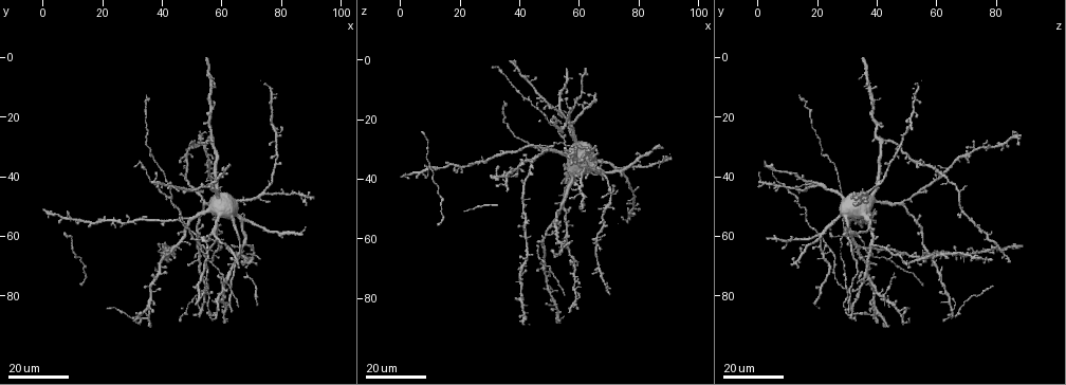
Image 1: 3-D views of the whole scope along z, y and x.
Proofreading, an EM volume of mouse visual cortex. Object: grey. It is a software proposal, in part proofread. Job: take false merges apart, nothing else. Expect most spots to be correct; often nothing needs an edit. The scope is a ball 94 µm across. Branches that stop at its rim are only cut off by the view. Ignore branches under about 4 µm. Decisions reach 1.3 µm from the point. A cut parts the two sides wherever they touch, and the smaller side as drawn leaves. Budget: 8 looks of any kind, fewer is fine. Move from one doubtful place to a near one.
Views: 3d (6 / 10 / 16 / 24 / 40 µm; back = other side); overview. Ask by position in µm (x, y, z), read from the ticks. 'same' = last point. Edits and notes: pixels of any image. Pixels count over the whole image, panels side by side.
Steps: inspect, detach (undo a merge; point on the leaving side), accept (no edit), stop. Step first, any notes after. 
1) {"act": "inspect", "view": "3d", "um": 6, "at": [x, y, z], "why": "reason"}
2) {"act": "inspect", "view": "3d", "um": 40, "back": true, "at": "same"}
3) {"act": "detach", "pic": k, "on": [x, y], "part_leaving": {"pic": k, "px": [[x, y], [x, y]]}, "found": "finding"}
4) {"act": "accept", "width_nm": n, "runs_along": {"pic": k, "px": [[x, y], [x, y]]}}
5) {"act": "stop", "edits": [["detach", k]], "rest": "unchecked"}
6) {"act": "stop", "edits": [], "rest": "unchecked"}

{"act": "inspect", "view": "3d", "um": 24, "at": [53, 63, 23], "why": "three-way junction"}

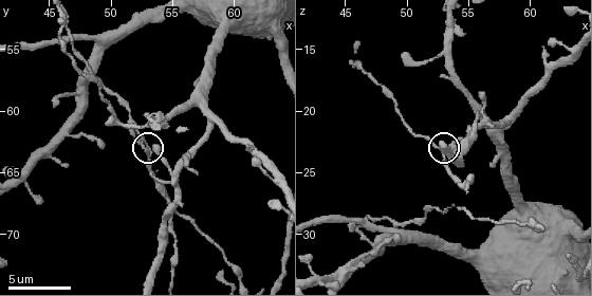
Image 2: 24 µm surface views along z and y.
{"act": "inspect", "view": "3d", "um": 10, "at": [52.8, 63.4, 23.6]}

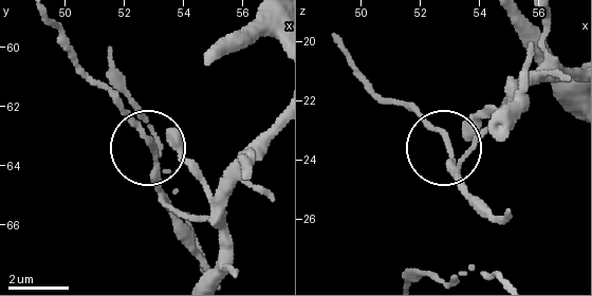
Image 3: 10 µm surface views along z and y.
{"act": "accept", "arms": 3, "found": "all the same cell"}

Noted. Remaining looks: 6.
{"act": "inspect", "view": "3d", "um": 24, "at": [63, 79, 31], "why": "looks like a crossing"}

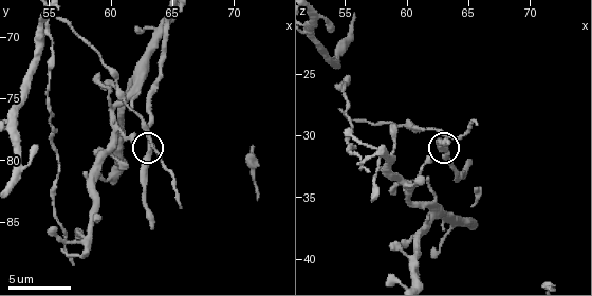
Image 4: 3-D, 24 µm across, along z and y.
{"act": "inspect", "view": "3d", "um": 6, "at": "same"}

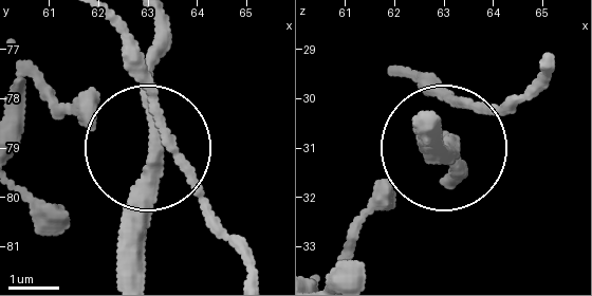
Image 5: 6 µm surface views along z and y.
{"act": "accept", "found": "one cell here"}

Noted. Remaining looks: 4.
{"act": "inspect", "view": "3d", "um": 16, "at": [36, 33, 22], "why": "calibre changes"}

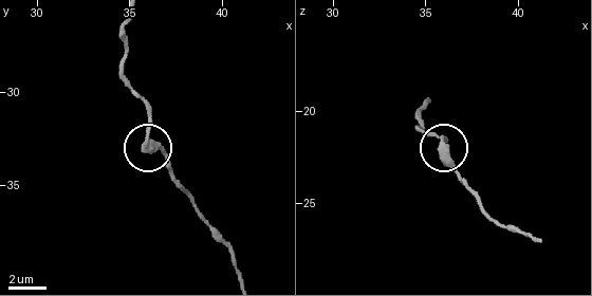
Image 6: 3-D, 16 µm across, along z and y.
{"act": "inspect", "view": "3d", "um": 6, "at": [36.1, 33.0, 21.9]}

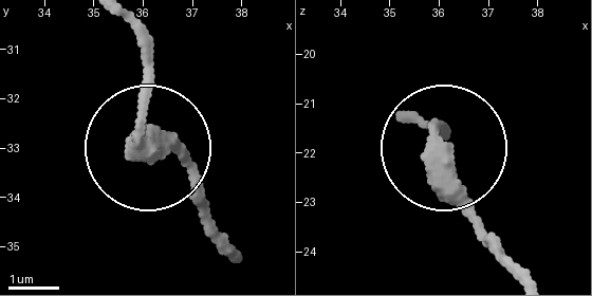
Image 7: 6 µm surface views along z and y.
{"act": "accept", "width_nm": 370, "found": "continuous, no second cell"}

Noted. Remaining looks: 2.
{"act": "inspect", "view": "3d", "um": 24, "at": [57, 42, 16], "why": "small branch off a trunk"}

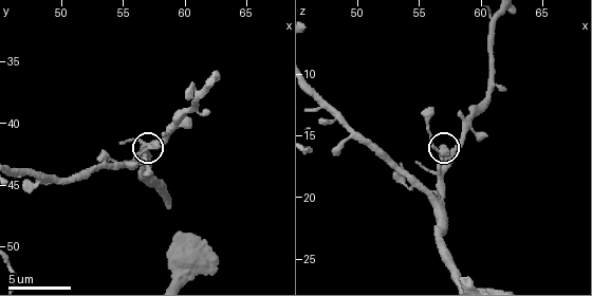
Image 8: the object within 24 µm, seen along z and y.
{"act": "inspect", "view": "3d", "um": 10, "at": [57.2, 41.8, 16.6]}

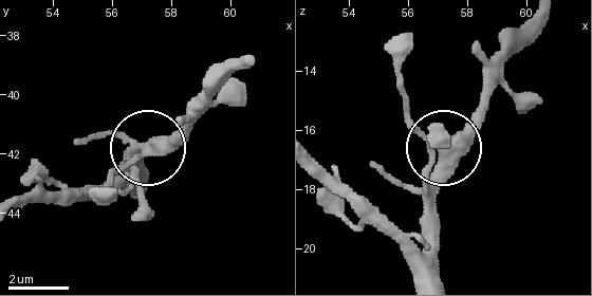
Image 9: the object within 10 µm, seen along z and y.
{"act": "accept", "width_nm": 370, "found": "continuous, no second cell"}

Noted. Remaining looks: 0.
{"act": "stop", "edits": [], "rest": "unchecked"}

